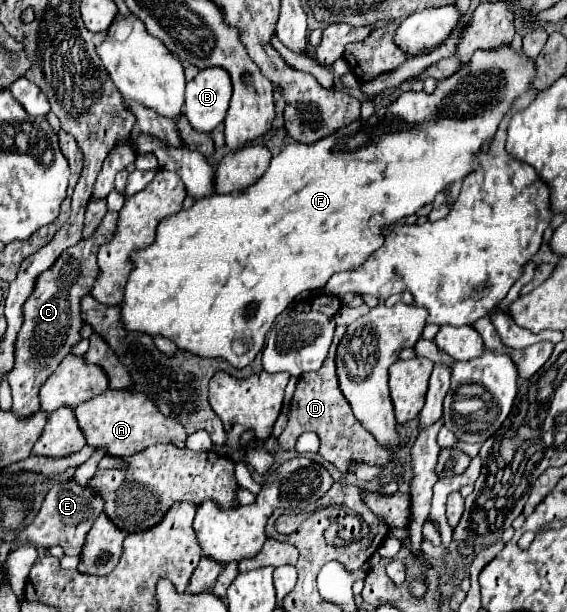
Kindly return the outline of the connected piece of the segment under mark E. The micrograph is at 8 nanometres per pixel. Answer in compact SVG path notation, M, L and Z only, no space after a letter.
M68 479L64 483L56 483L48 491L40 507L40 513L34 517L34 521L26 529L18 533L18 537L22 543L32 543L44 549L50 549L52 545L60 545L66 555L80 555L86 535L102 511L104 511L102 497L98 497L90 487L82 487L74 483L72 479Z

